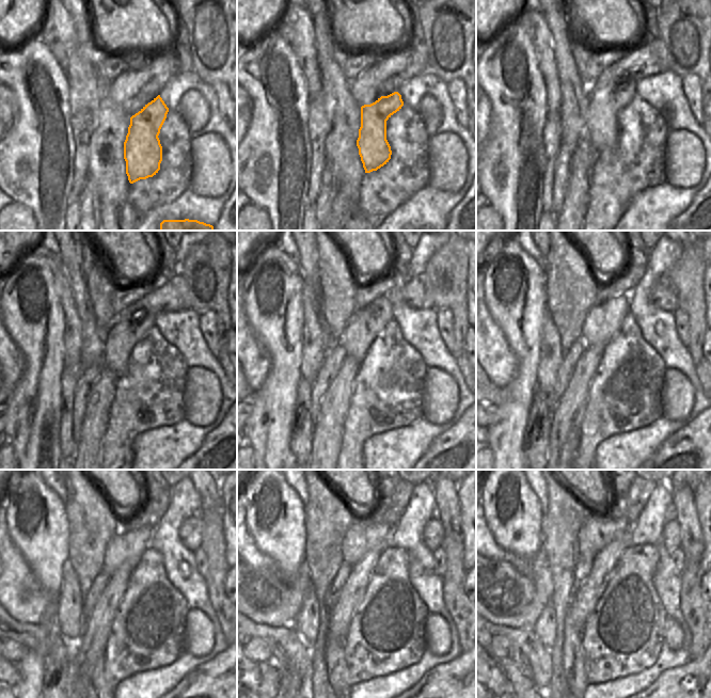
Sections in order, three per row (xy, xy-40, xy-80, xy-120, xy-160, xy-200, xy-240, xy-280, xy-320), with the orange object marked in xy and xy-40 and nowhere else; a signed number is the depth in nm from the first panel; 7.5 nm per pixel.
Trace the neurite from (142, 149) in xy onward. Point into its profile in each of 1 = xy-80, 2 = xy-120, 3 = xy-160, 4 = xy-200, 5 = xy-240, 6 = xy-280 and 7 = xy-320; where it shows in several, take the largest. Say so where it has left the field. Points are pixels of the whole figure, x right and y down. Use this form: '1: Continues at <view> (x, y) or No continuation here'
1: Continues at xy-80 (602, 130)
2: Continues at xy-120 (120, 338)
3: Continues at xy-160 (358, 336)
4: Continues at xy-200 (596, 332)
5: Continues at xy-240 (112, 561)
6: Continues at xy-280 (353, 541)
7: Continues at xy-320 (589, 541).

